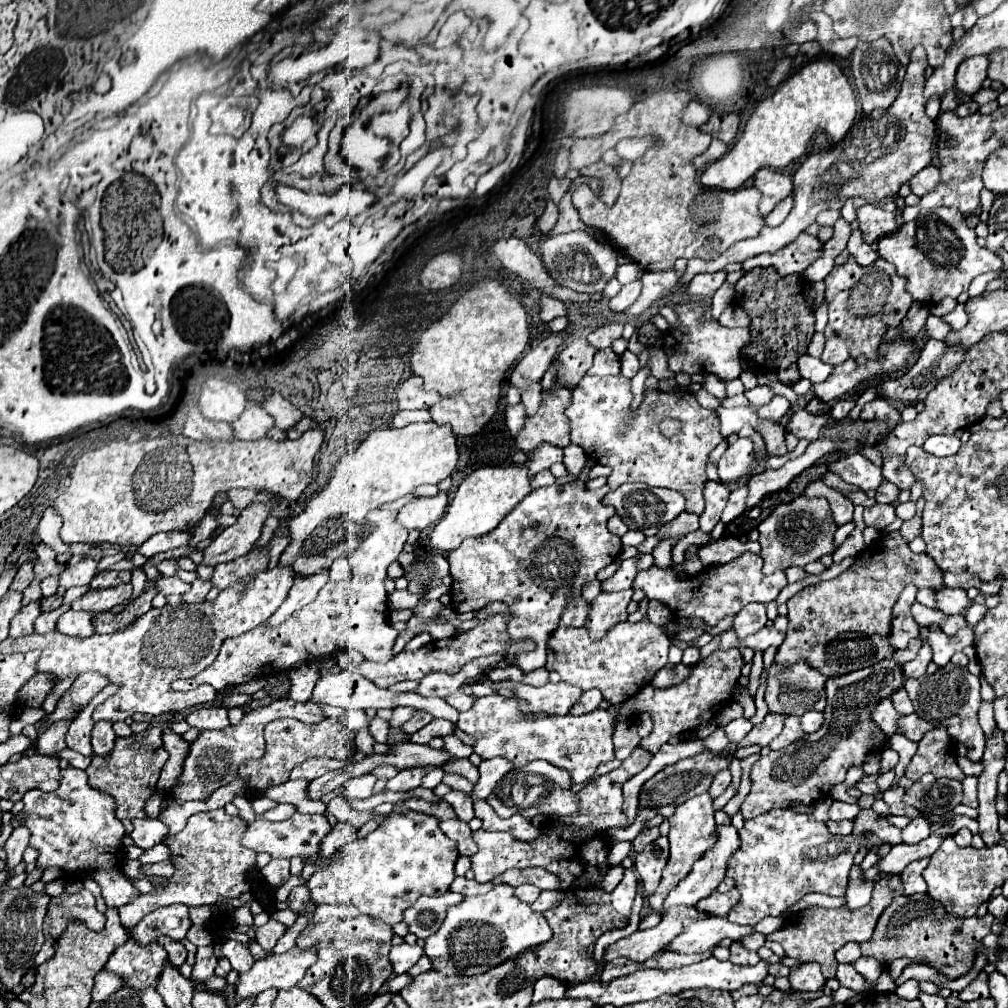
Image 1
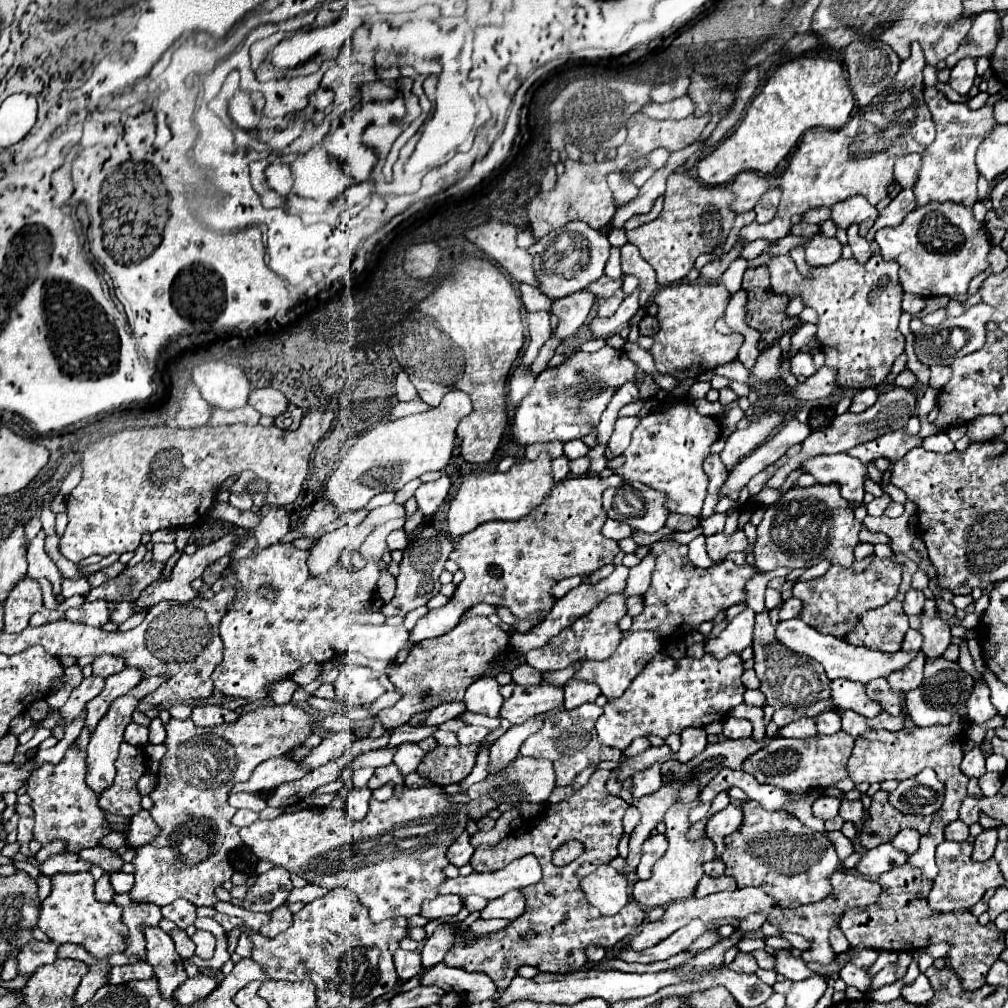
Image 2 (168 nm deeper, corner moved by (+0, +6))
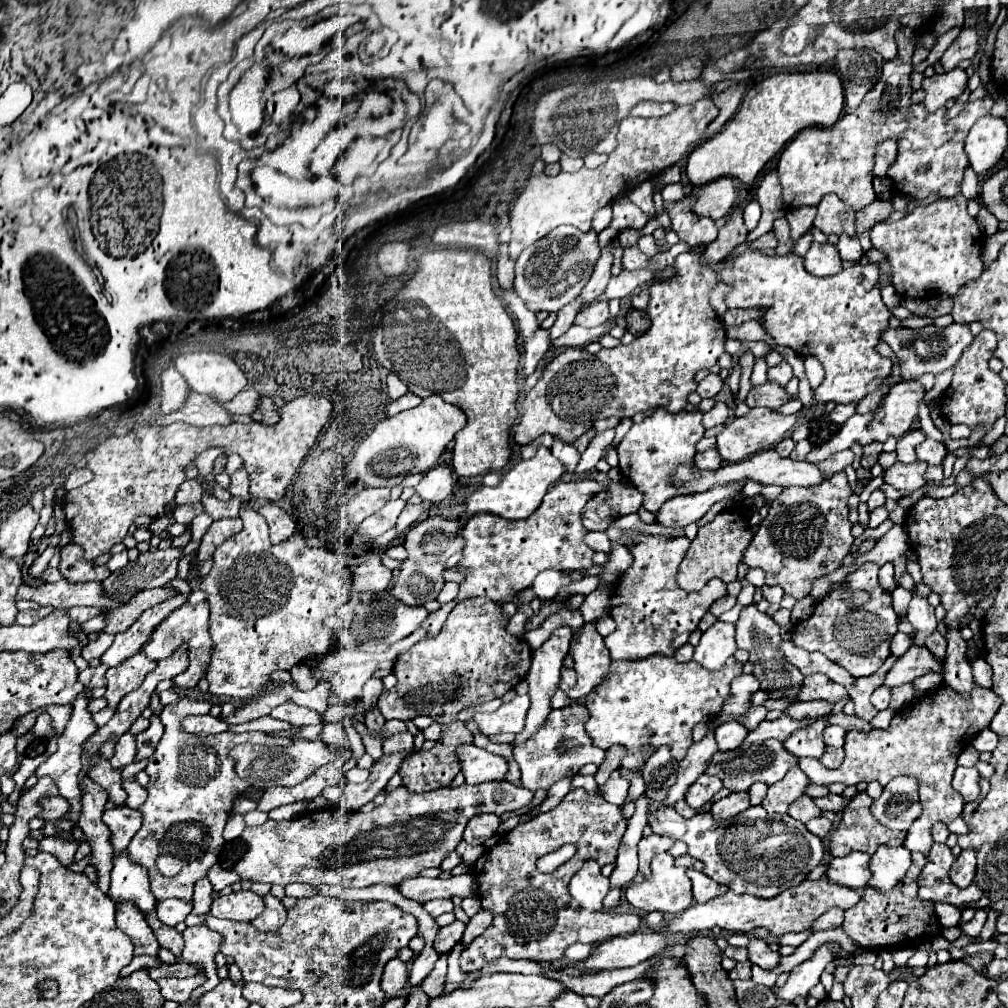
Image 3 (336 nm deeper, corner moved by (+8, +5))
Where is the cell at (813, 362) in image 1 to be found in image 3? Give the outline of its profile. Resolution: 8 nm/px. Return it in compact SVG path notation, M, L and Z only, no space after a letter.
M783 360L781 364L769 368L769 372L767 372L767 380L777 382L777 384L783 384L783 386L785 386L791 378L793 378L793 370L791 370L791 366L789 366L785 360Z

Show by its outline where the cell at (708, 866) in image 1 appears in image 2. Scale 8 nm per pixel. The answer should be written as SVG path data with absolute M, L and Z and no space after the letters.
M727 805L723 811L715 813L705 827L705 835L715 843L715 859L721 857L721 853L727 849L725 835L731 835L739 831L739 825L743 821L743 813L735 805Z

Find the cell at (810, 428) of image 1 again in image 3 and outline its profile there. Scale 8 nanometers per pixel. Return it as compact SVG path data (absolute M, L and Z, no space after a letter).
M727 484L723 488L713 488L711 492L703 492L699 496L675 496L669 498L661 510L655 514L655 524L663 528L677 528L687 526L691 522L697 522L701 516L707 514L707 510L723 500L729 494L735 494L743 488L743 484Z

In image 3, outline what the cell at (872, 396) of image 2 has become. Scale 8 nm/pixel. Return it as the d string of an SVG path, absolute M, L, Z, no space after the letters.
M837 404L835 406L835 410L827 416L831 422L835 422L835 424L843 424L849 416L853 416L855 414L855 404L847 404L847 406L843 406L843 404Z

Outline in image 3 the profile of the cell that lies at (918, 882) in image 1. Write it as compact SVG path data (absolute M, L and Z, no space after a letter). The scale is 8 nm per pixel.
M943 684L939 690L925 694L923 698L915 698L907 706L901 708L891 720L891 726L885 730L871 730L859 732L851 730L845 740L845 760L841 768L827 770L815 758L801 758L799 766L805 776L813 784L833 784L843 782L845 786L855 786L859 782L873 782L877 780L881 786L887 786L895 776L913 776L919 780L919 802L921 814L907 830L905 848L917 850L927 856L933 846L931 840L931 826L939 820L951 822L963 812L963 798L953 790L951 780L957 768L957 758L965 750L965 742L971 742L973 736L987 728L999 710L1001 700L995 696L993 690L981 688L975 684L969 698L963 698L951 686Z

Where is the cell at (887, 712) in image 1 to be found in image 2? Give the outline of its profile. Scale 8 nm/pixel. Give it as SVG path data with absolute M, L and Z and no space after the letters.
M835 679L831 683L831 699L839 709L851 709L863 717L877 717L883 707L881 703L867 697L867 685L849 679Z

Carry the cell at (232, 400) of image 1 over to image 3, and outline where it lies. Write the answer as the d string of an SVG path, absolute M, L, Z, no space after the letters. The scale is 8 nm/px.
M219 352L181 354L173 366L183 374L193 392L219 400L231 400L231 396L247 386L247 378L235 360Z

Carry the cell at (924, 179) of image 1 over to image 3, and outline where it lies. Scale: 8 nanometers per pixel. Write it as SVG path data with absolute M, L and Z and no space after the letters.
M883 140L877 144L875 148L875 166L873 166L873 174L875 176L885 176L887 168L891 166L891 162L895 162L897 156L897 142L895 140Z

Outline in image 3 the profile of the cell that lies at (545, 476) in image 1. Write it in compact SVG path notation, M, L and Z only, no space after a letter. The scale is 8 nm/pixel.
M555 438L553 446L551 446L551 452L553 452L553 456L555 456L555 458L559 458L559 460L567 466L567 470L569 470L569 472L573 472L573 470L575 470L577 462L579 462L579 452L577 452L577 448L575 448L573 444L563 442L563 440Z

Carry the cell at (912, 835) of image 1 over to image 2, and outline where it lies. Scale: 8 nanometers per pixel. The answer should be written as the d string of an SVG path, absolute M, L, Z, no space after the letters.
M905 827L903 831L899 831L899 835L897 835L891 843L893 843L897 849L905 851L907 855L913 855L913 853L917 851L917 847L919 847L919 839L921 839L921 833L919 833L917 829Z

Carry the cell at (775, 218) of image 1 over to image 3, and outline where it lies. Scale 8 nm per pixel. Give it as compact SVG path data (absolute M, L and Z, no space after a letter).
M753 200L753 202L749 202L749 204L745 206L745 212L743 212L745 228L751 232L751 230L757 226L759 218L761 218L761 206L759 206L759 202L757 202L757 200Z

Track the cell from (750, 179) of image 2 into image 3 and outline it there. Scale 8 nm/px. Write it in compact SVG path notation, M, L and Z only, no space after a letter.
M717 178L705 186L701 186L693 194L695 202L691 206L691 212L697 216L707 216L711 220L721 220L729 214L729 210L735 206L735 182L731 178Z

